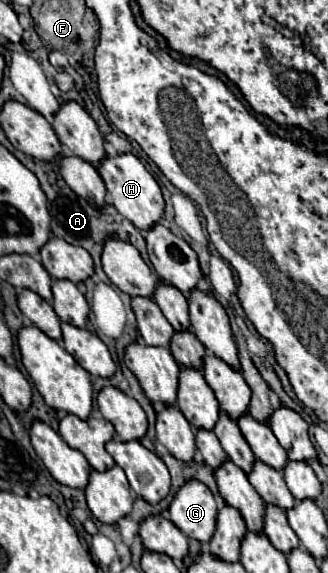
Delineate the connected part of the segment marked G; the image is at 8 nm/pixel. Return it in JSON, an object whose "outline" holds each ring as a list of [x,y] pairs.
{"outline":[[[190,478],[170,504],[170,520],[190,538],[208,542],[214,534],[218,506],[212,492],[200,480]]]}

